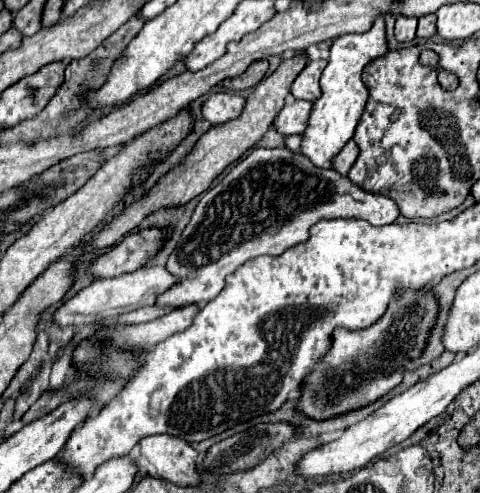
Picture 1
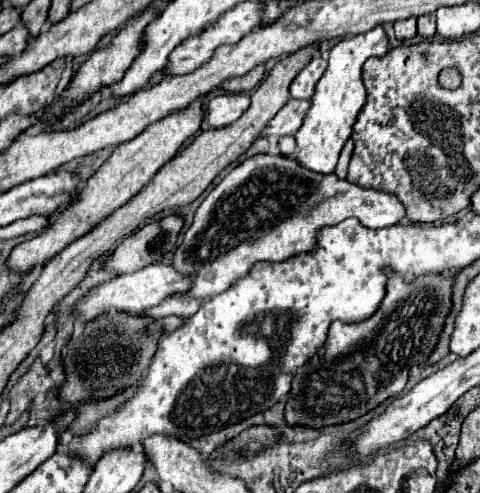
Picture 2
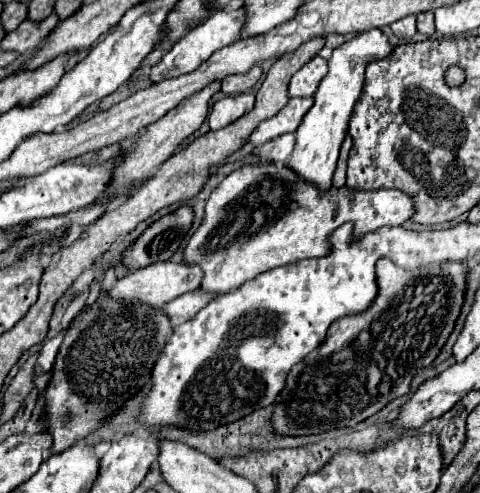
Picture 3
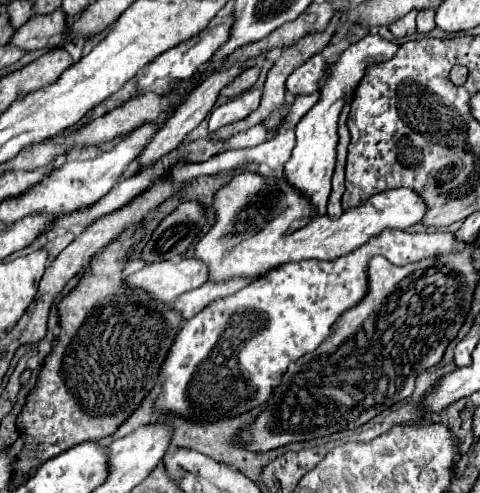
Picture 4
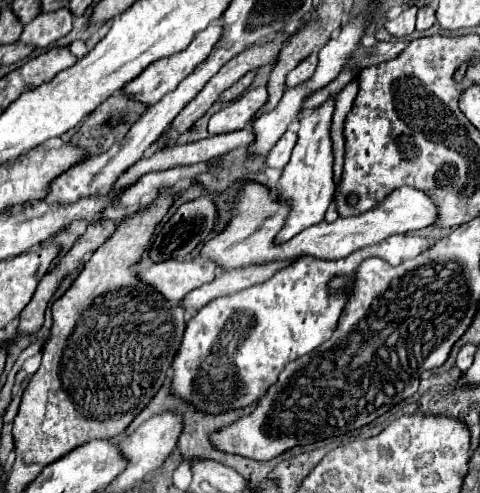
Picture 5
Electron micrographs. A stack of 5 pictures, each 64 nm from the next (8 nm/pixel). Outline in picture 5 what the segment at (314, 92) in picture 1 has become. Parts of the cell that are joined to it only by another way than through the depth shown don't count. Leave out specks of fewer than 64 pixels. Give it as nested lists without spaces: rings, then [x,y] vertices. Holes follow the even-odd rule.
[[[312,52],[308,58],[304,58],[304,60],[302,60],[302,62],[288,74],[288,78],[286,78],[286,86],[288,86],[288,88],[294,88],[294,86],[306,82],[306,80],[314,74],[316,64],[318,64],[318,52]]]

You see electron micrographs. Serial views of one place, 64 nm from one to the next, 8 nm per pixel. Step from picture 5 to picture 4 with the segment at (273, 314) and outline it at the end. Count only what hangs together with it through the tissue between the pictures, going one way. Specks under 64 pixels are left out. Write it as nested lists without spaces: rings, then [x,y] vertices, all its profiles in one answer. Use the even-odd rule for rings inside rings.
[[[384,230],[380,236],[372,238],[368,244],[356,248],[348,256],[340,256],[332,262],[322,260],[300,260],[296,264],[284,264],[274,268],[266,276],[254,280],[250,286],[238,290],[232,296],[224,296],[208,304],[202,312],[182,322],[182,330],[178,332],[166,362],[162,364],[162,392],[156,402],[158,408],[176,412],[194,422],[216,422],[230,416],[238,416],[256,406],[262,406],[272,396],[272,390],[280,384],[282,374],[286,372],[290,362],[296,362],[300,356],[312,352],[318,344],[322,344],[332,324],[338,320],[342,312],[358,304],[368,290],[368,260],[372,256],[384,256],[396,266],[404,266],[410,262],[418,262],[428,256],[446,254],[452,250],[460,250],[462,244],[456,242],[450,232],[436,234],[412,234],[400,230]]]

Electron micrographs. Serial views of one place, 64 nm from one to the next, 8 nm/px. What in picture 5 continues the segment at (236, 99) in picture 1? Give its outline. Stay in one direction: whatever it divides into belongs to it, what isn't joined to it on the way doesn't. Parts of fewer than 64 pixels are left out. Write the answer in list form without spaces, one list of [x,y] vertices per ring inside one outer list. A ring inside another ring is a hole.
[[[266,86],[246,90],[238,100],[226,104],[220,112],[216,112],[216,114],[210,118],[210,124],[208,124],[210,136],[228,134],[228,132],[236,132],[236,130],[246,128],[248,124],[254,122],[258,110],[260,110],[266,102],[268,102]]]

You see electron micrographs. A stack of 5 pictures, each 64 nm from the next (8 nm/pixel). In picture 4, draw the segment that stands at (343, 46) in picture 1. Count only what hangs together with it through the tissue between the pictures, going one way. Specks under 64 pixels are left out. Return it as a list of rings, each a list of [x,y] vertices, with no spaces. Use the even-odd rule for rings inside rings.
[[[368,34],[360,42],[350,44],[340,54],[338,62],[332,66],[330,78],[322,86],[320,102],[304,116],[304,120],[300,120],[300,124],[296,124],[296,146],[292,150],[292,158],[286,162],[284,178],[288,180],[288,184],[294,184],[294,188],[298,188],[298,192],[304,198],[308,198],[310,204],[314,204],[312,208],[320,216],[326,214],[326,204],[328,204],[328,196],[332,190],[332,174],[334,174],[336,144],[338,144],[336,126],[338,126],[338,116],[340,116],[340,110],[344,106],[344,100],[350,94],[354,94],[358,82],[364,76],[364,70],[370,64],[390,60],[396,54],[396,50],[398,50],[398,44],[392,44],[384,38],[380,38],[378,34]]]

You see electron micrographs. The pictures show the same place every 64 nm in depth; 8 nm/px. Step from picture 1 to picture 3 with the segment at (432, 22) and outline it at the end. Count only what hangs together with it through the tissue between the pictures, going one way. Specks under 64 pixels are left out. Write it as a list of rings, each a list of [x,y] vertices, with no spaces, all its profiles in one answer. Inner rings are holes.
[[[434,12],[418,14],[418,32],[428,34],[428,36],[432,36],[436,32],[436,28],[434,28]]]

